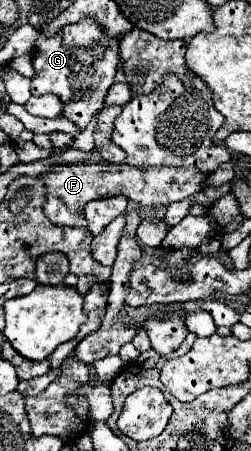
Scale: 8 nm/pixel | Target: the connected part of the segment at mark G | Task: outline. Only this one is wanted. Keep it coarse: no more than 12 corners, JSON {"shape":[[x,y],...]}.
{"shape":[[92,19],[34,51],[32,95],[82,131],[114,83],[116,41]]}

